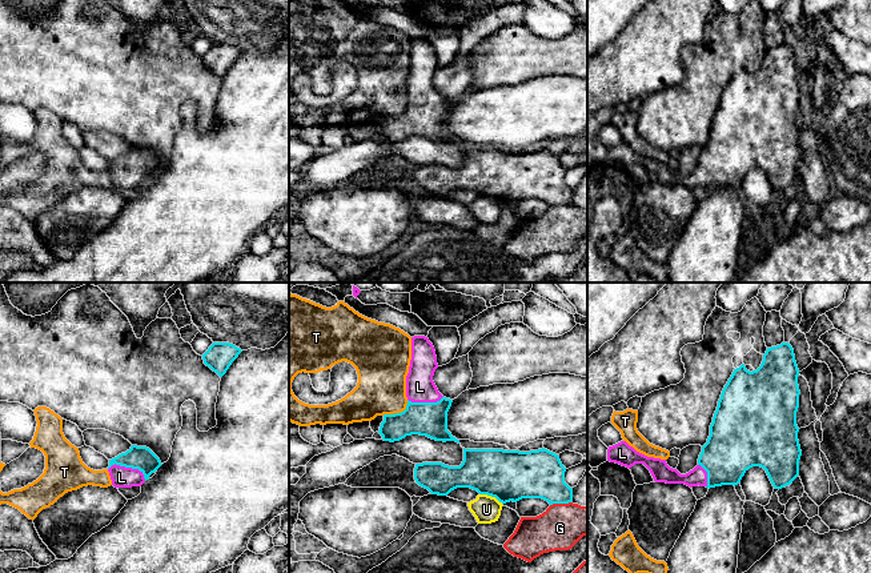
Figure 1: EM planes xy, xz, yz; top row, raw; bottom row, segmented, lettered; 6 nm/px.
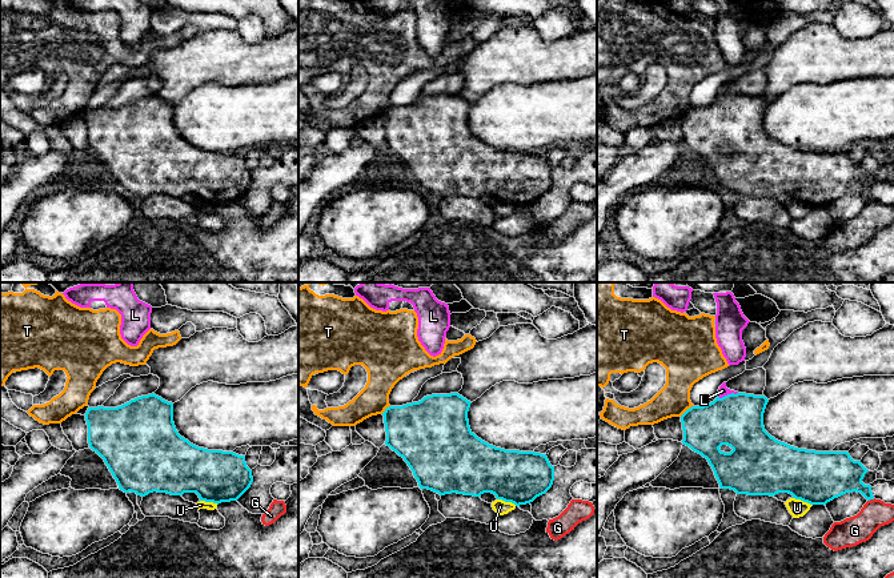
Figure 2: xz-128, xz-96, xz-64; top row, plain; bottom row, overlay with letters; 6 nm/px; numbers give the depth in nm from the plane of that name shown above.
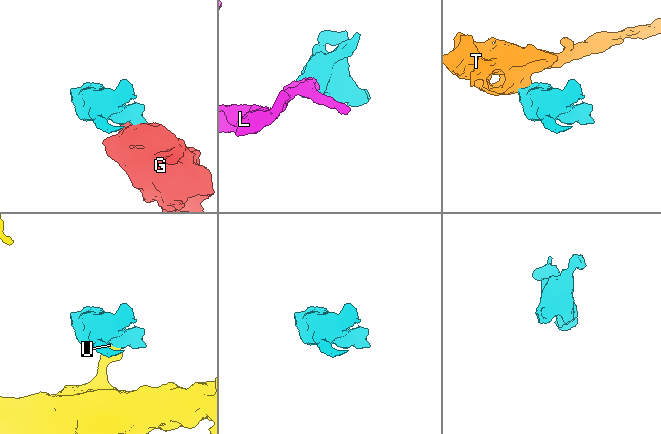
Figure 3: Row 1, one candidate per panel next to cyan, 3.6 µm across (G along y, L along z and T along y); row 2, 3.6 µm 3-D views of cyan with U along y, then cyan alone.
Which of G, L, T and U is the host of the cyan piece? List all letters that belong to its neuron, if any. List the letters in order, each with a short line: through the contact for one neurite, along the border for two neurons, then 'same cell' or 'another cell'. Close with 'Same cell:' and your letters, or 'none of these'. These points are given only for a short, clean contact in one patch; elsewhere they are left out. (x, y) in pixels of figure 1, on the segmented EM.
G: line xz (570, 501), (550, 505); another cell
L: line xy (137, 457), (128, 467), (121, 477); same cell
T: line xz (408, 400), (402, 411), (382, 415); another cell
U: line xz (480, 493), (494, 496), (502, 503); another cell
Same cell: L

